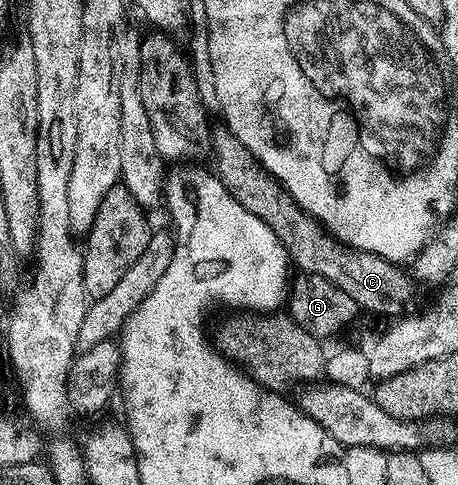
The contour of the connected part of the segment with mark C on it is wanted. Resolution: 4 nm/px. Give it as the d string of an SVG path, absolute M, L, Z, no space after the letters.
M228 127L220 128L214 128L211 133L211 158L217 164L215 176L240 205L247 207L251 215L259 215L259 219L263 219L263 223L275 231L279 243L283 243L285 252L289 254L290 262L302 273L331 279L335 287L347 291L347 295L355 299L358 310L386 313L389 319L400 318L406 312L405 304L413 297L414 278L409 278L401 270L404 268L400 264L374 253L364 253L362 249L352 249L350 245L342 245L320 221L295 203L281 182L257 162L255 155L251 155L251 151L239 143Z

